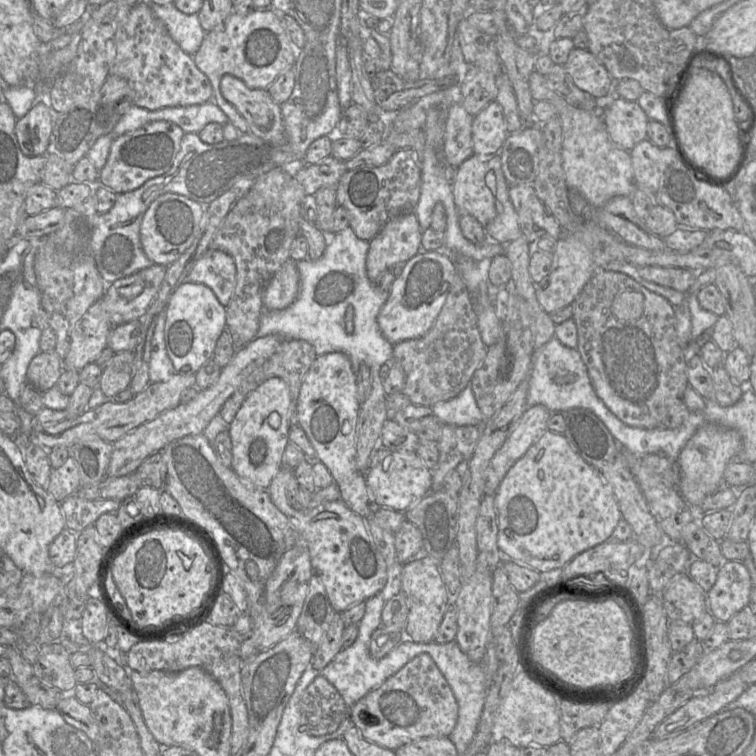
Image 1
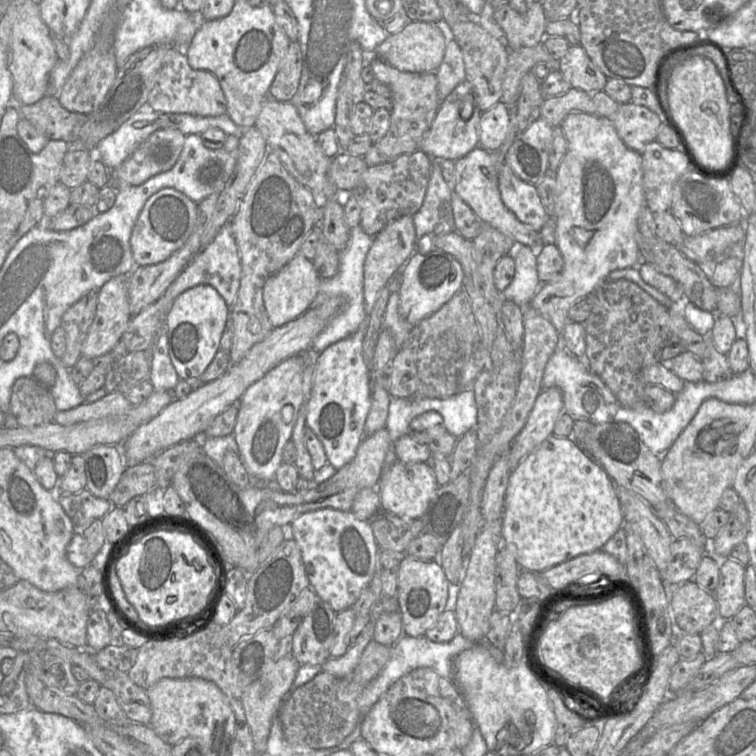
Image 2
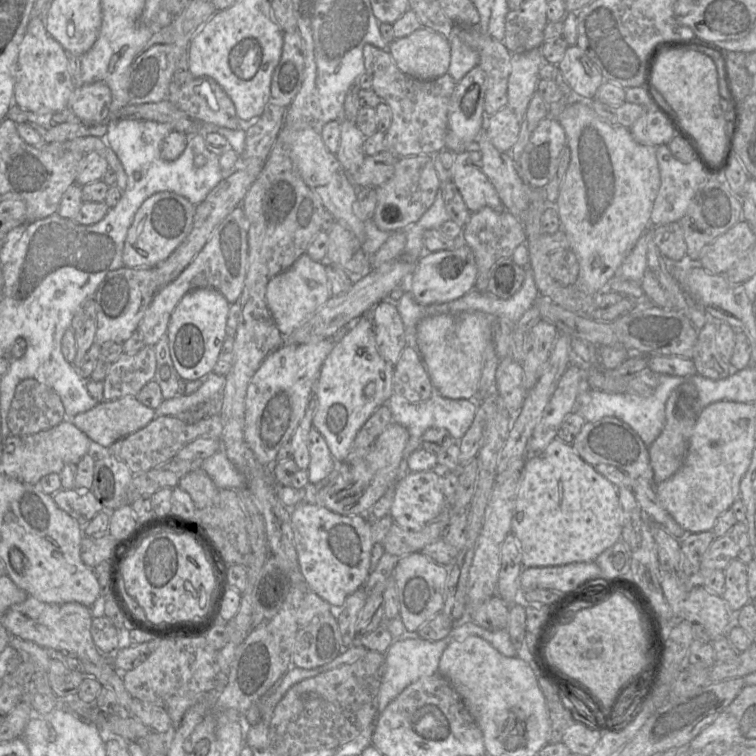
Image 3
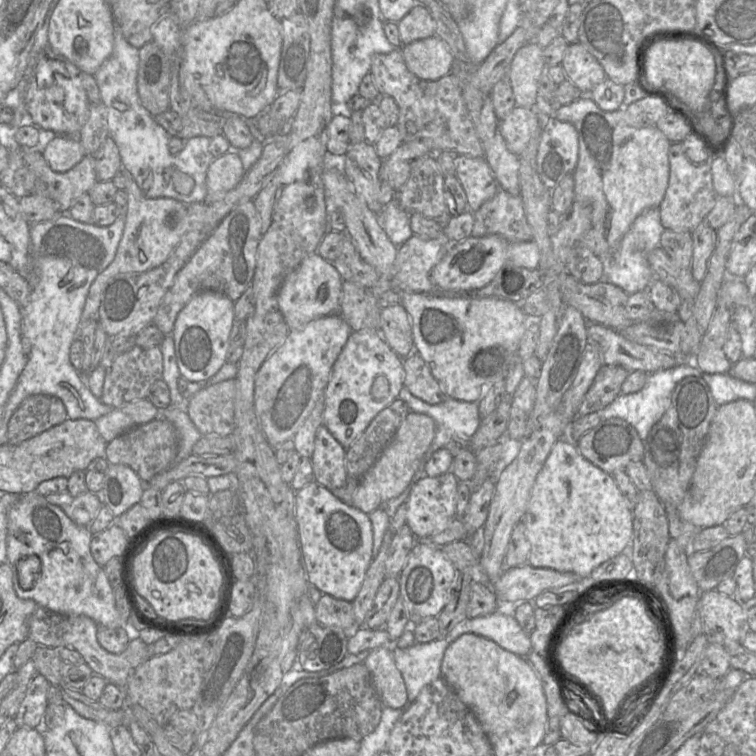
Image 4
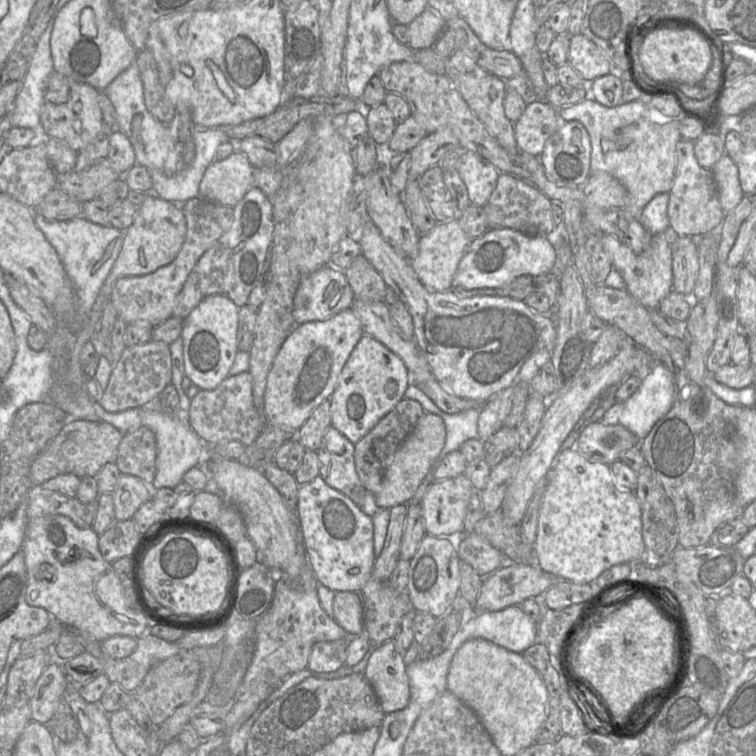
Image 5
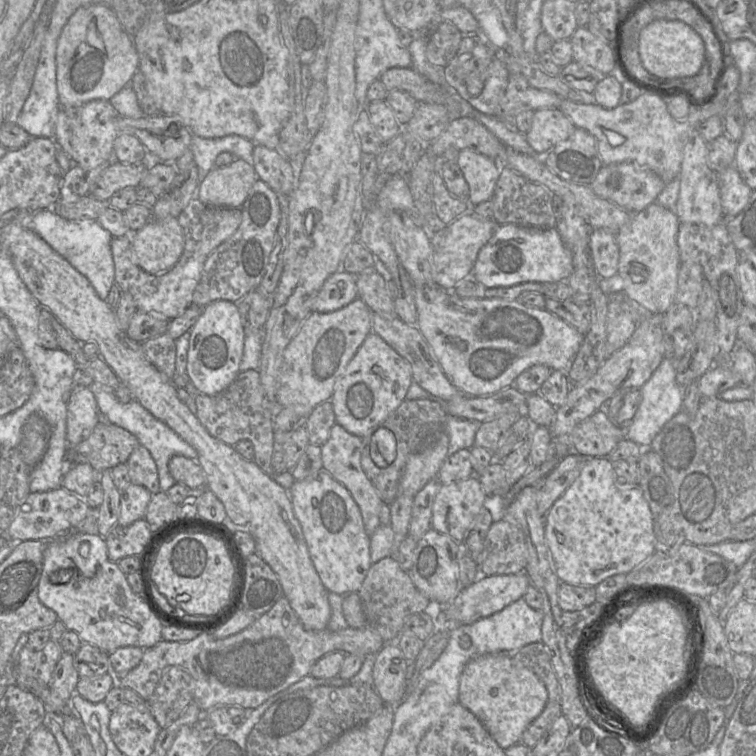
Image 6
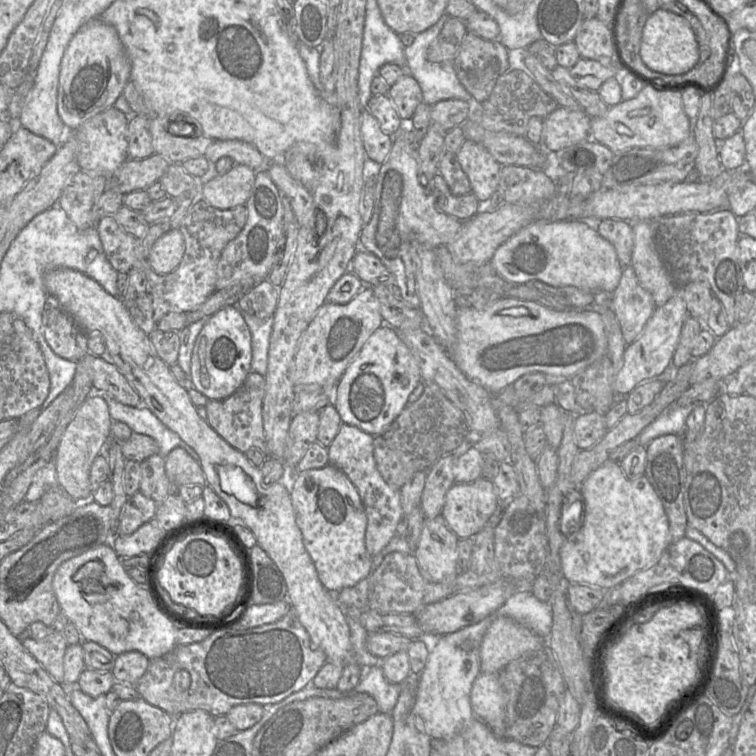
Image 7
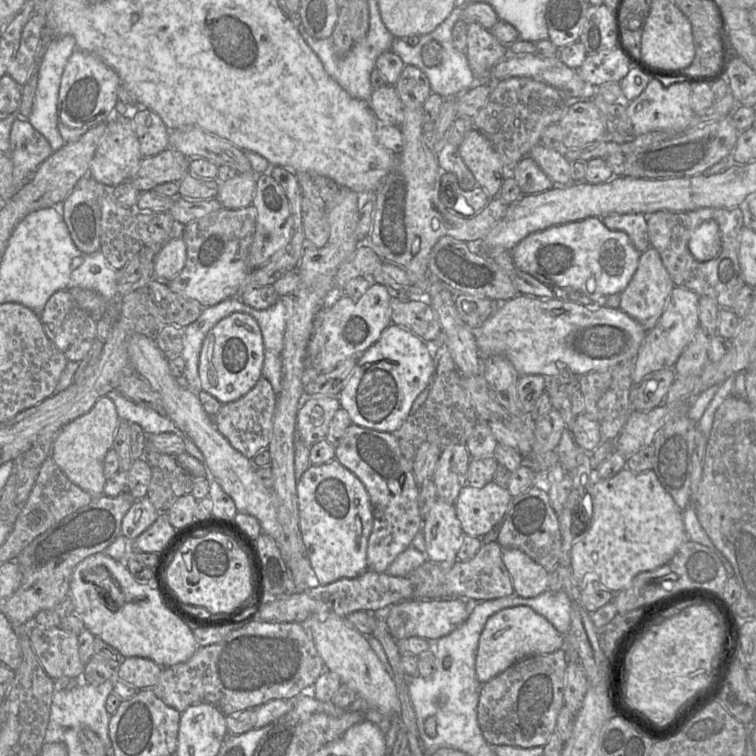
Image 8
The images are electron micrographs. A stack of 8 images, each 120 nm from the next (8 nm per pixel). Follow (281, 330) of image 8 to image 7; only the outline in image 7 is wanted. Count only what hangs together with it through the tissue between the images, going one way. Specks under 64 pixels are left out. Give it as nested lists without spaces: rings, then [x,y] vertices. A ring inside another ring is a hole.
[[[242,312],[251,333],[251,371],[265,376],[268,366],[268,350],[272,333],[273,315],[260,319]]]

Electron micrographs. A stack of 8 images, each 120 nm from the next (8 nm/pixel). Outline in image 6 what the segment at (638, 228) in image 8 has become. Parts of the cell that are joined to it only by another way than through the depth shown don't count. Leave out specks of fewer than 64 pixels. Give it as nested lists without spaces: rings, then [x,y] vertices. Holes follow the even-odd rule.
[[[593,229],[590,236],[590,254],[595,272],[600,278],[611,278],[618,274],[619,247],[616,233]]]

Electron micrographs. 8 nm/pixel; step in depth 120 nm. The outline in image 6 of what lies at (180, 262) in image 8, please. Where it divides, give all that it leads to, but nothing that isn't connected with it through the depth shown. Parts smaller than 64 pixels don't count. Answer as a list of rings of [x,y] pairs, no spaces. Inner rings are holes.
[[[175,217],[151,219],[130,236],[136,265],[151,274],[169,271],[184,250],[184,232]]]

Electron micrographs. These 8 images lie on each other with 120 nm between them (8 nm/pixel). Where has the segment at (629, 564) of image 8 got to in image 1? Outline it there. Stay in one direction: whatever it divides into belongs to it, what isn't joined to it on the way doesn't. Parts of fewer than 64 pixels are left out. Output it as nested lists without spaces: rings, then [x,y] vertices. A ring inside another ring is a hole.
[[[549,430],[509,469],[494,494],[494,503],[502,555],[539,573],[562,571],[575,556],[608,540],[622,518],[612,489],[600,472],[573,450],[564,434]]]

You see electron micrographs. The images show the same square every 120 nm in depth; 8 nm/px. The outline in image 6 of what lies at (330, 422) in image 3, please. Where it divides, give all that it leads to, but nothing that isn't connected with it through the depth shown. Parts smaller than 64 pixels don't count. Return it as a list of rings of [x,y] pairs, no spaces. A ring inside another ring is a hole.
[[[371,332],[335,383],[330,401],[336,423],[356,436],[365,437],[406,399],[412,382],[410,363],[378,334]]]

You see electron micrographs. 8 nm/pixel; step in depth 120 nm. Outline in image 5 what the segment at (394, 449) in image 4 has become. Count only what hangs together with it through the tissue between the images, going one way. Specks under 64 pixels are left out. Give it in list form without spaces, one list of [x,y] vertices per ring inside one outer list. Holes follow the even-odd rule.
[[[431,412],[425,413],[398,448],[393,461],[387,467],[381,489],[375,494],[377,506],[390,509],[399,504],[408,504],[422,481],[429,474],[430,469],[445,445],[445,440],[446,427],[443,419]]]

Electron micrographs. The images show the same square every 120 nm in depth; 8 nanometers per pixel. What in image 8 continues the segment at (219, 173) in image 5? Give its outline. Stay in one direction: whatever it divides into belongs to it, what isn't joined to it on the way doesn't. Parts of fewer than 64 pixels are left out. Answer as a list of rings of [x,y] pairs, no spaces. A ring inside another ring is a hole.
[[[238,173],[225,182],[219,182],[216,199],[226,209],[241,209],[252,205],[256,191],[256,174]]]

